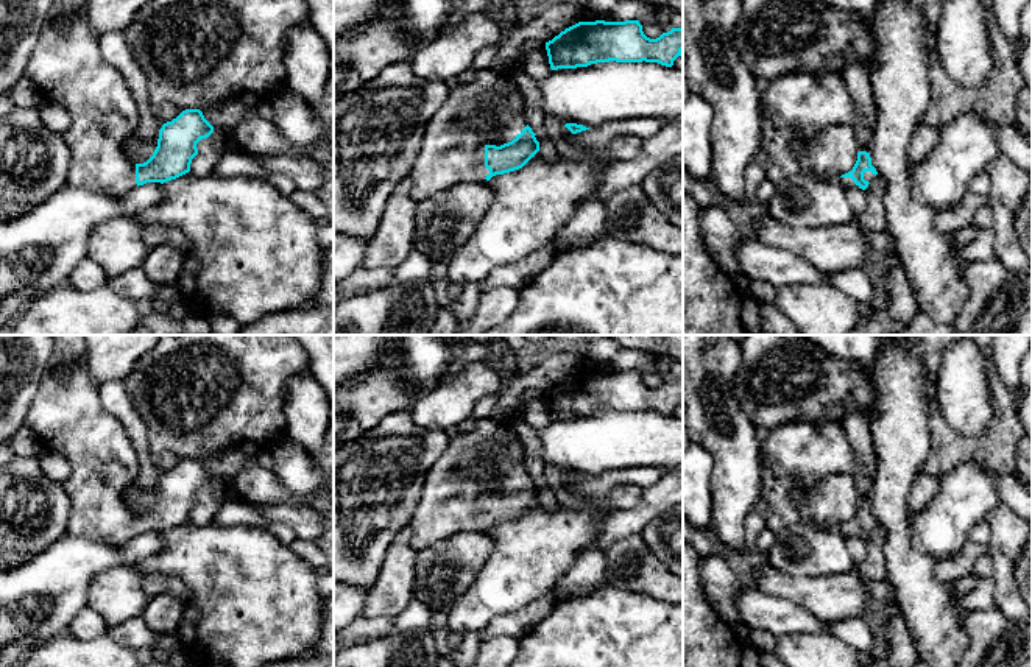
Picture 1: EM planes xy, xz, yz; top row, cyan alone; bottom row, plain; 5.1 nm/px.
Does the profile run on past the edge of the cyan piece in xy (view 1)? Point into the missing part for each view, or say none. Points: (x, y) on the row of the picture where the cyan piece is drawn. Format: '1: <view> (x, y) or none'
1: xy (67, 66)

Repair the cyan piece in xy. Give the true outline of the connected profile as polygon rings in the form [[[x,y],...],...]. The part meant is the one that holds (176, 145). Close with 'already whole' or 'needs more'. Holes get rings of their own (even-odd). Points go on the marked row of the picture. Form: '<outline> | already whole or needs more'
[[[53,0],[34,51],[27,64],[25,75],[39,87],[44,100],[61,104],[70,115],[70,126],[62,137],[70,150],[67,184],[73,187],[104,190],[125,196],[133,189],[147,182],[164,184],[176,179],[190,171],[192,159],[198,154],[196,143],[214,132],[214,126],[204,118],[200,109],[186,109],[176,118],[162,125],[157,146],[147,162],[136,164],[129,157],[126,142],[134,134],[139,106],[131,97],[123,75],[100,51],[100,39],[87,22],[87,0]]] | needs more

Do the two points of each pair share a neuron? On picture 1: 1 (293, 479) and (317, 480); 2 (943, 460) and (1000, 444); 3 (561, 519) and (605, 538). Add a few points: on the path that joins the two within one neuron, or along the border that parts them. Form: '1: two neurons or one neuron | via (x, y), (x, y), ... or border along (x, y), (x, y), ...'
1: one neuron | via (300, 479), (311, 479)
2: one neuron | via (957, 449), (986, 449)
3: two neurons | border along (611, 510), (600, 521), (600, 530), (588, 547)

